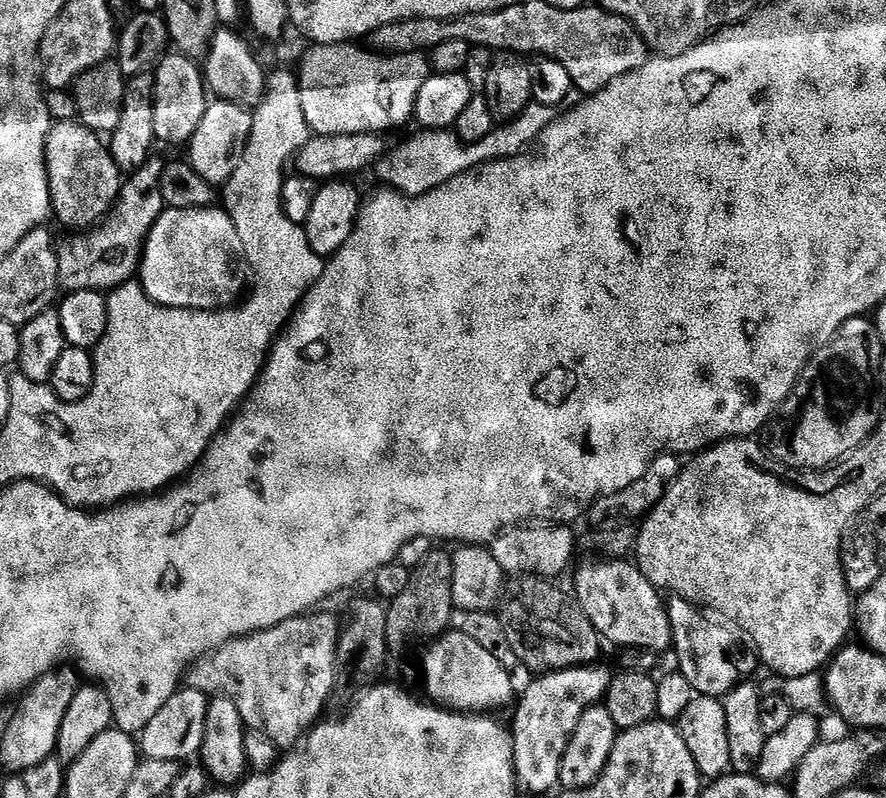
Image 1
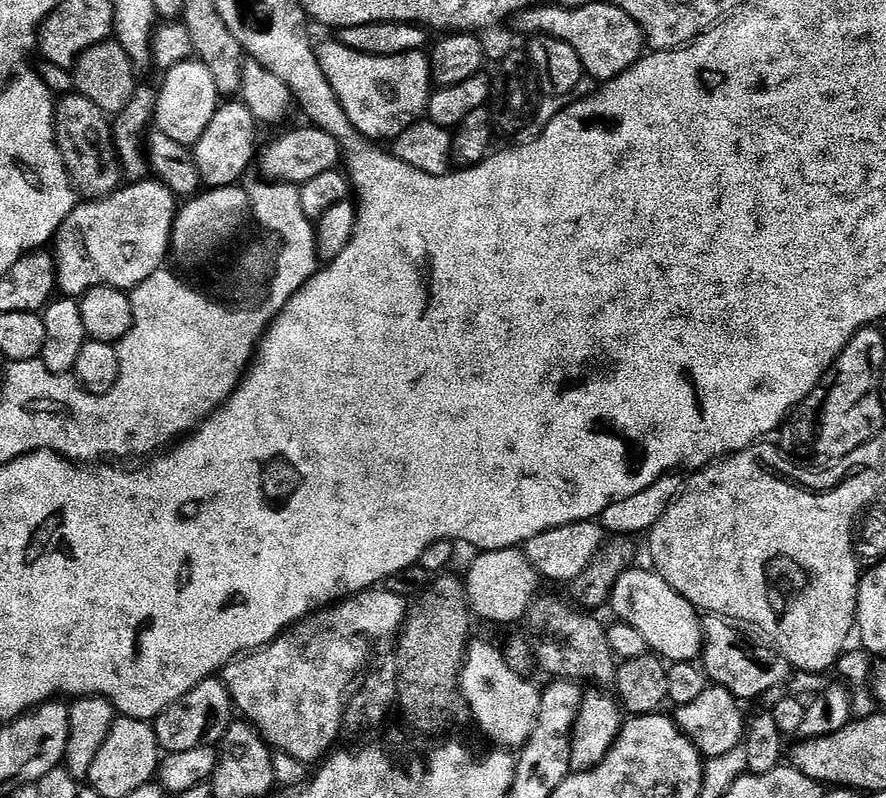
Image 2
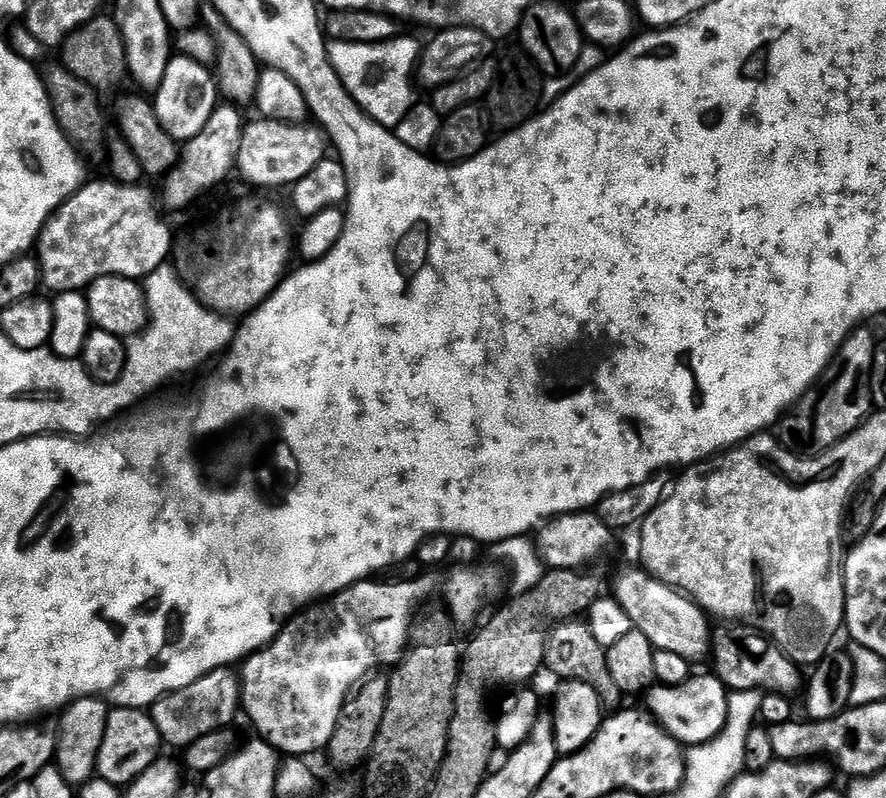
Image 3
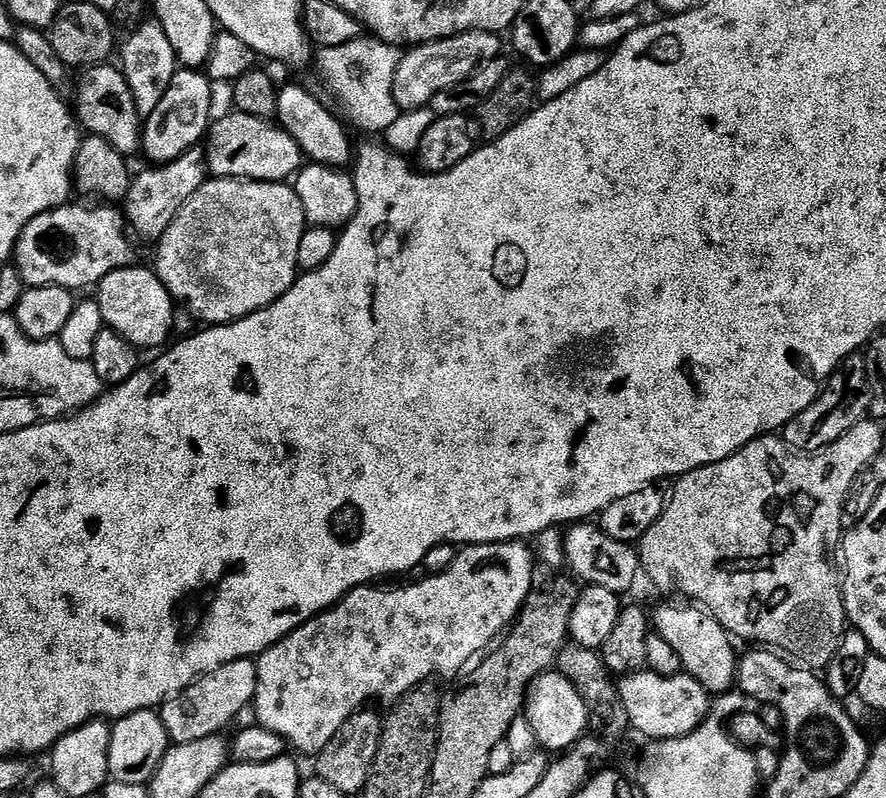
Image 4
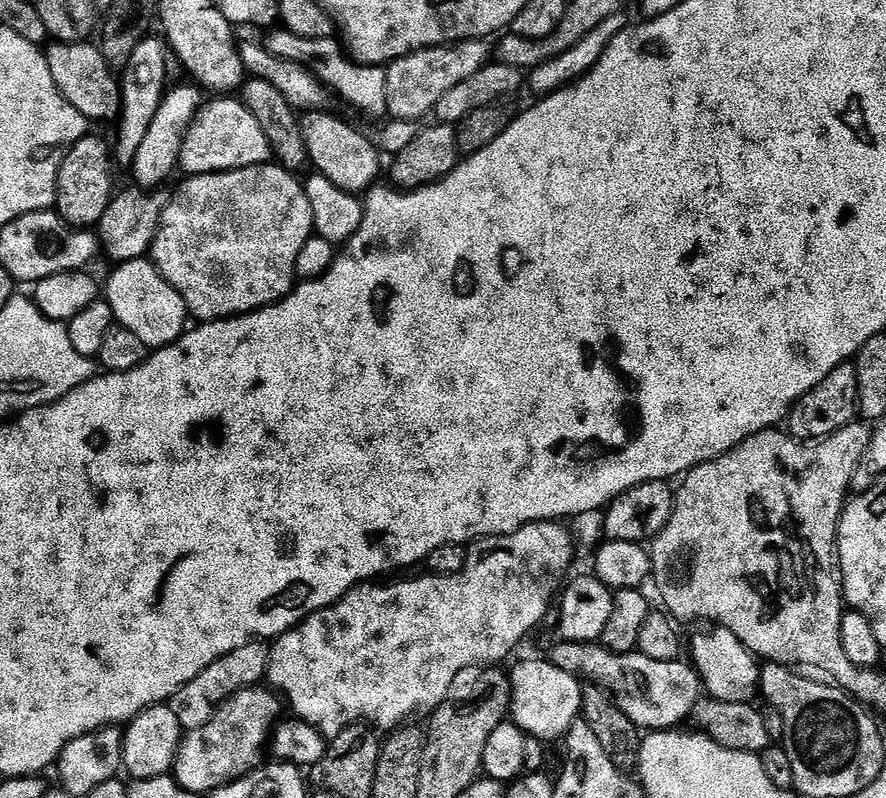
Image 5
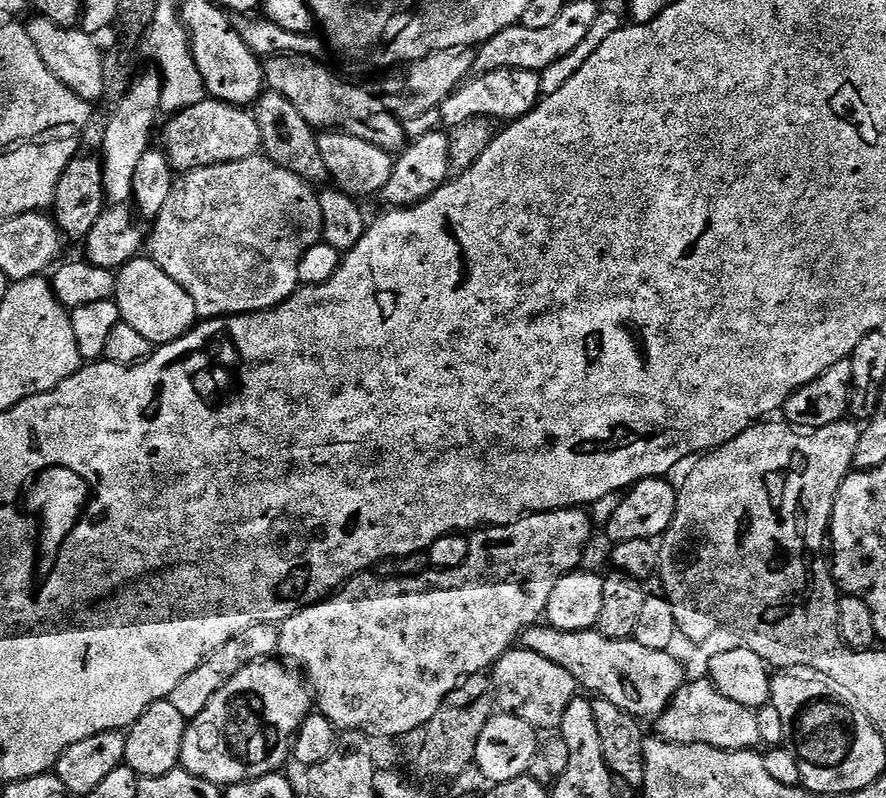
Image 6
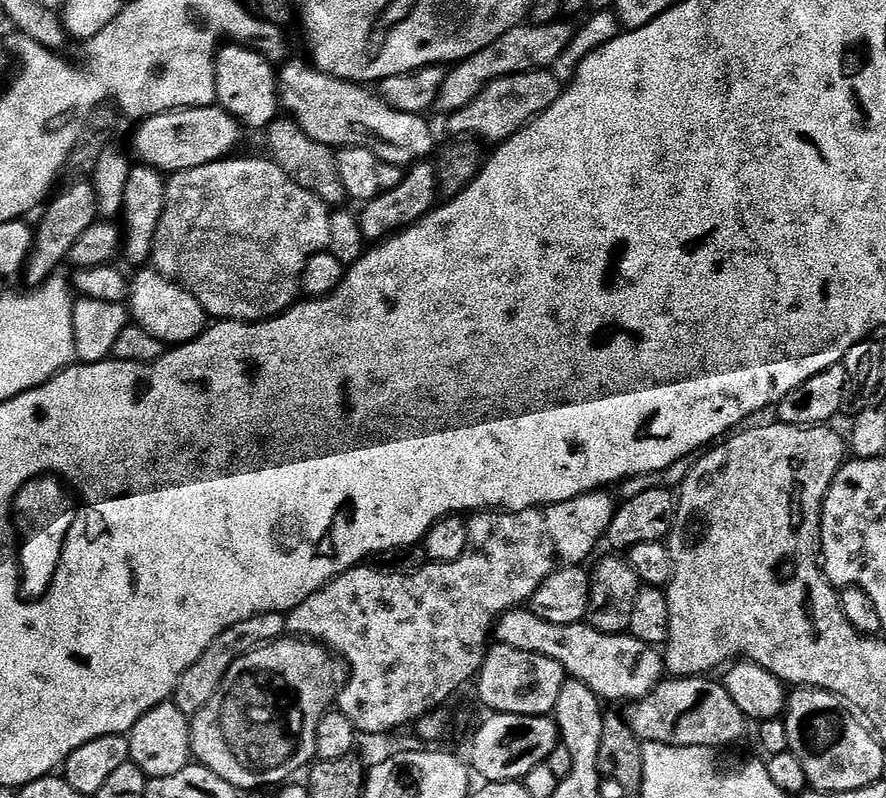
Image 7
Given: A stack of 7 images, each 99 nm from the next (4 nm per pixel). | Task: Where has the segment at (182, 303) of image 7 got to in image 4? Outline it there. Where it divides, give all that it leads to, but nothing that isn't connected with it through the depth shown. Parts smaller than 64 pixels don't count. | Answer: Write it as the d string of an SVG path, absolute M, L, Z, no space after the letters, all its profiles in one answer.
M136 267L115 268L113 272L106 274L106 278L100 280L98 303L102 310L102 318L111 331L129 340L137 349L160 350L169 343L168 335L172 332L174 301L151 267Z

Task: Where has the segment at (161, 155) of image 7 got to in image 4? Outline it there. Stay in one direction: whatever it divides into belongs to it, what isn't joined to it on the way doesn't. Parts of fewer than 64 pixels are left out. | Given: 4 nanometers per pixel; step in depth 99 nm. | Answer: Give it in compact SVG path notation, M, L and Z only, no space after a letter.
M232 112L206 133L206 168L213 177L283 183L303 167L304 155L288 132L261 117Z

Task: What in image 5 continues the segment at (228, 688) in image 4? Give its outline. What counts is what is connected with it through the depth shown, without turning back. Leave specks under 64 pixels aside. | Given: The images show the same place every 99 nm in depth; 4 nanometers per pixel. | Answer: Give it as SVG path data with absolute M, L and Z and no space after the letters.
M250 642L246 646L238 646L238 650L206 666L206 670L198 674L198 678L186 682L186 686L182 686L182 690L178 690L178 694L174 694L166 704L180 723L181 729L191 730L206 726L206 722L210 722L210 718L214 718L219 708L234 694L257 687L267 677L269 651L269 645L264 642Z

